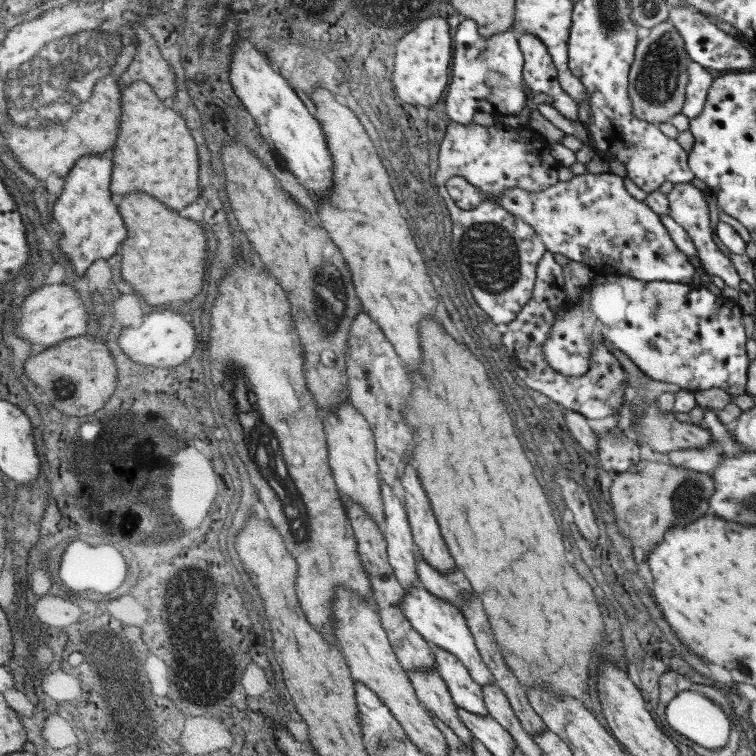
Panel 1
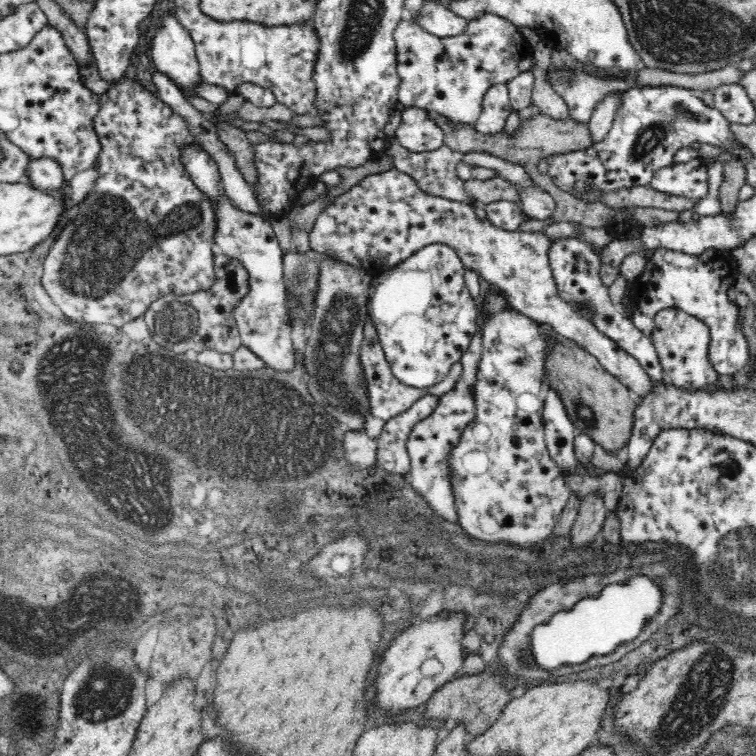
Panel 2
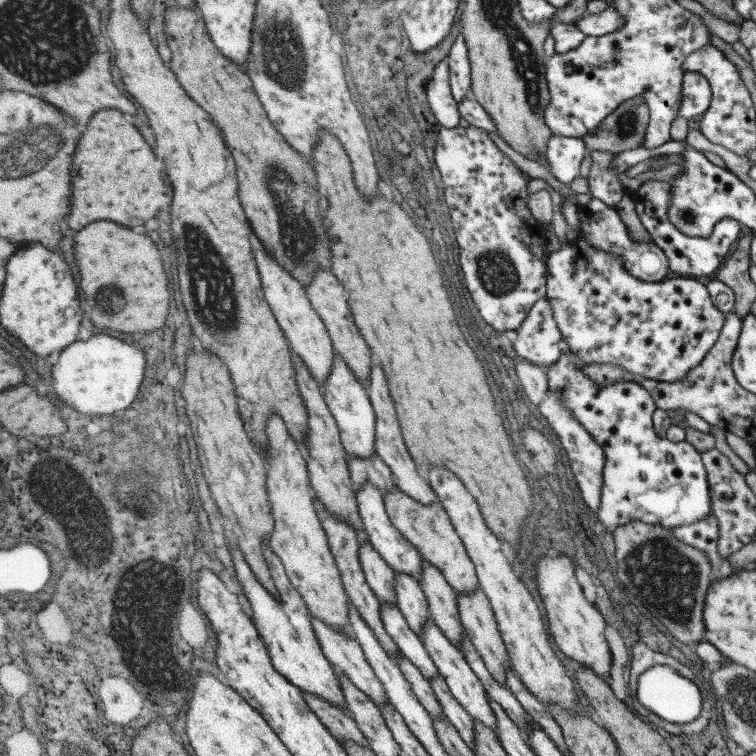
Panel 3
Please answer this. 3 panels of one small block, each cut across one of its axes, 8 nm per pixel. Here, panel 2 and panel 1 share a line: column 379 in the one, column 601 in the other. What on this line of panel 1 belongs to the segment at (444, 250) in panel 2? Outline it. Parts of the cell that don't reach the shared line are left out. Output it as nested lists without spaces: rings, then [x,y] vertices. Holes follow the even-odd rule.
[[[595,276],[591,286],[581,298],[581,304],[563,308],[543,344],[547,364],[563,376],[581,376],[589,368],[591,344],[605,338],[617,350],[627,354],[641,372],[663,384],[673,384],[679,390],[711,390],[721,388],[731,396],[743,394],[747,388],[747,340],[741,324],[743,312],[735,300],[717,298],[705,288],[697,288],[691,282],[639,282],[627,276]]]

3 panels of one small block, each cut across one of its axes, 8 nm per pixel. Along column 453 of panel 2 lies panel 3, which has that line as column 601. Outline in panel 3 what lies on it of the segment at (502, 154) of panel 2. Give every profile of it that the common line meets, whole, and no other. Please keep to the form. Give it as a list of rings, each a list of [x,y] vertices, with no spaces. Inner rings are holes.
[[[641,96],[623,100],[621,106],[613,110],[603,122],[589,134],[583,134],[581,140],[587,152],[605,150],[619,154],[641,146],[649,124],[649,110]]]

